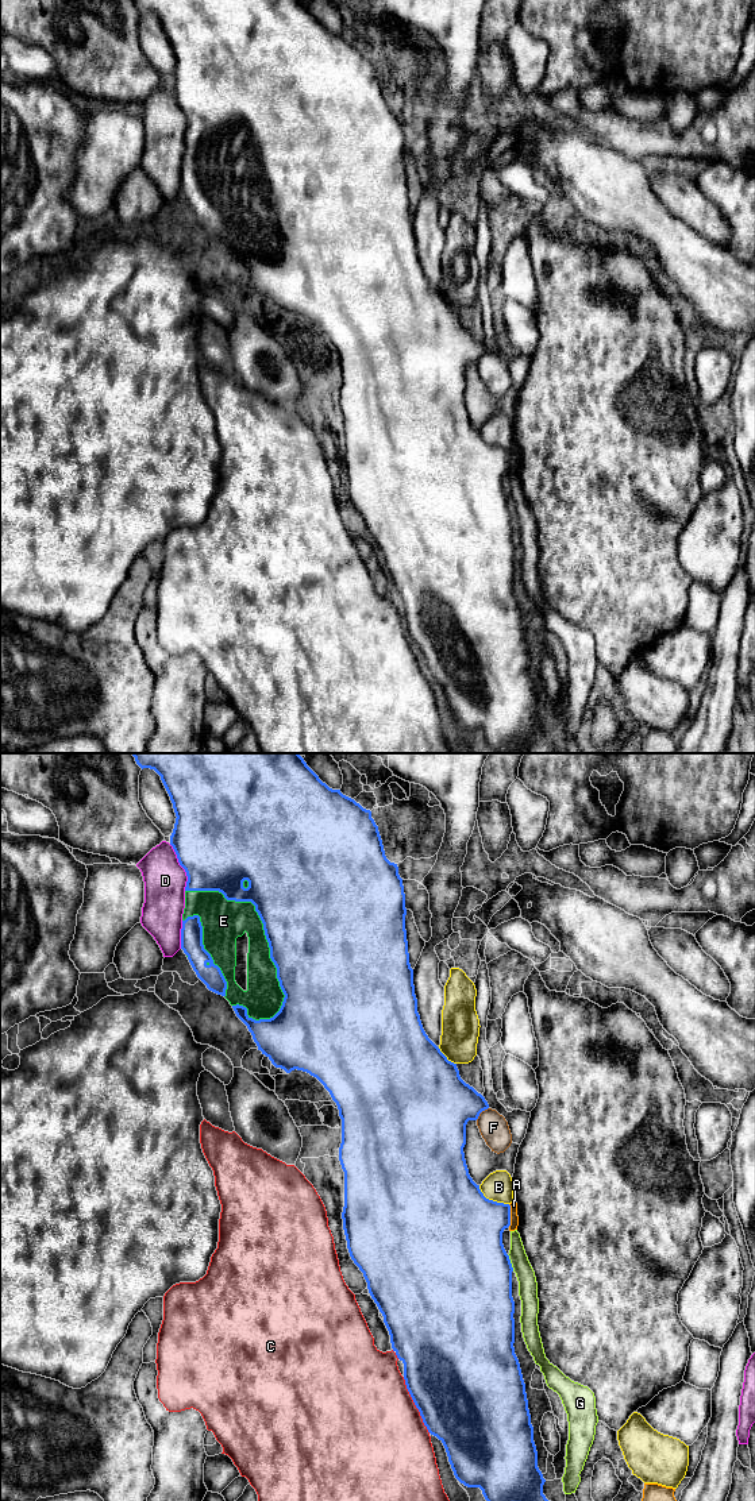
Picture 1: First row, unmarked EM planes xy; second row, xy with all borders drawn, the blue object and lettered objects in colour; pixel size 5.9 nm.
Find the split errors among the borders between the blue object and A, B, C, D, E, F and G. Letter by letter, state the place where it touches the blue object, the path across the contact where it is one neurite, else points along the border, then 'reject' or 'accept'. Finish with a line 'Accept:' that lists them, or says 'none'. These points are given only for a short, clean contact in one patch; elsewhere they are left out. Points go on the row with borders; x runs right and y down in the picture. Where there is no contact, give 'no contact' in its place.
A: xy (509, 1215) | reject
B: xy (492, 1200) | reject
C: xy (415, 1404) | reject
D: xy (181, 865) | reject
E: xy (264, 928) | accept
F: xy (481, 1111) | reject
G: xy (509, 1262) | reject
Accept: E

